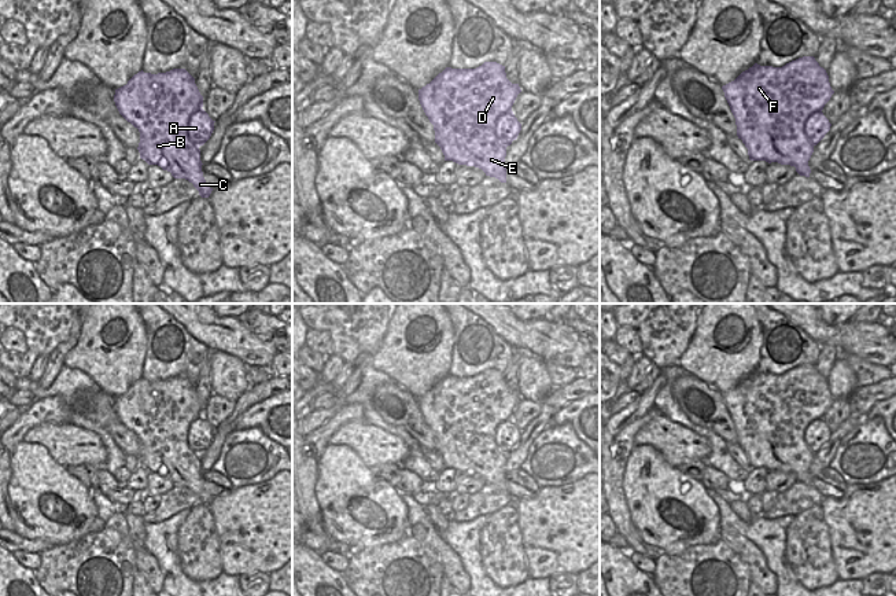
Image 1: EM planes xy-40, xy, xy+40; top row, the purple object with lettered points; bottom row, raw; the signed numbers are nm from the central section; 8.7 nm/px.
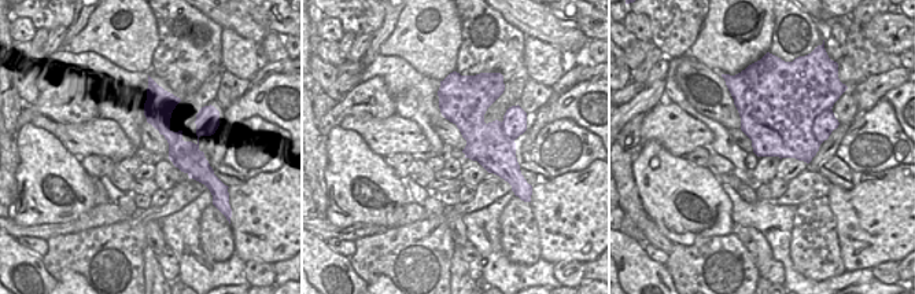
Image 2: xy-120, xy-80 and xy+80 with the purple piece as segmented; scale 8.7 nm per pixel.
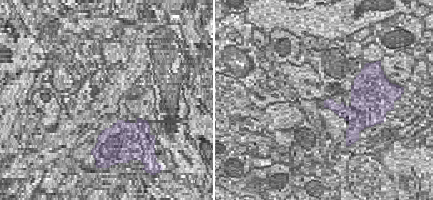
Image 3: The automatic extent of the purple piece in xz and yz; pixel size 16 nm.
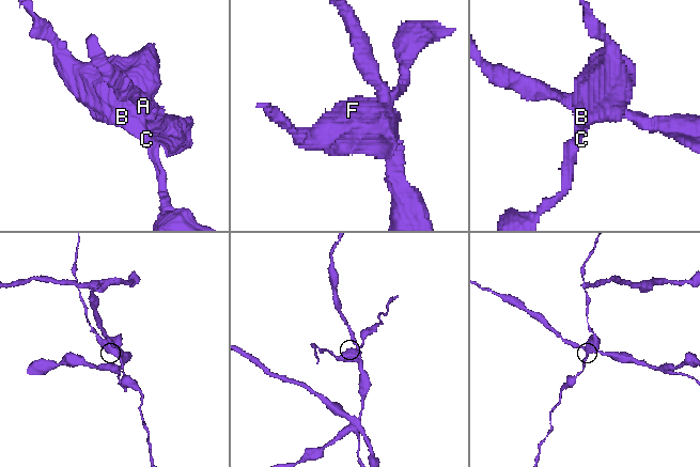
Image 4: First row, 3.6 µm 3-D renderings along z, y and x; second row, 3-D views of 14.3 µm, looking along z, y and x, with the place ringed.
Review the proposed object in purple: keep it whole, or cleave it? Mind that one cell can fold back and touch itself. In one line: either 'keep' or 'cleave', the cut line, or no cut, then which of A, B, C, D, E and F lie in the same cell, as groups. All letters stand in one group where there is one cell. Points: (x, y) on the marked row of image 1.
cleave; cut xy-40 (201, 106), (188, 121), (188, 139), (198, 147); groups A / B C D E F

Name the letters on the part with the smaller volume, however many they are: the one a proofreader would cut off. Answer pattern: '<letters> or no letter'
B, C, D, E, F.

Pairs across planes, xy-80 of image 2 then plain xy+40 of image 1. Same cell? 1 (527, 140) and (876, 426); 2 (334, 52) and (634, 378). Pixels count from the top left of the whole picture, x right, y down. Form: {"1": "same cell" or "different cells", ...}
{"1": "different cells", "2": "different cells"}

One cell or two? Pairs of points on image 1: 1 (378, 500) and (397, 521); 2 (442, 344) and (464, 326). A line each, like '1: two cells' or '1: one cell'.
1: one cell
2: two cells

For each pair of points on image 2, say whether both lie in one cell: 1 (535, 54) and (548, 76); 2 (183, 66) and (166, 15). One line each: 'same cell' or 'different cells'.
1: same cell
2: same cell

